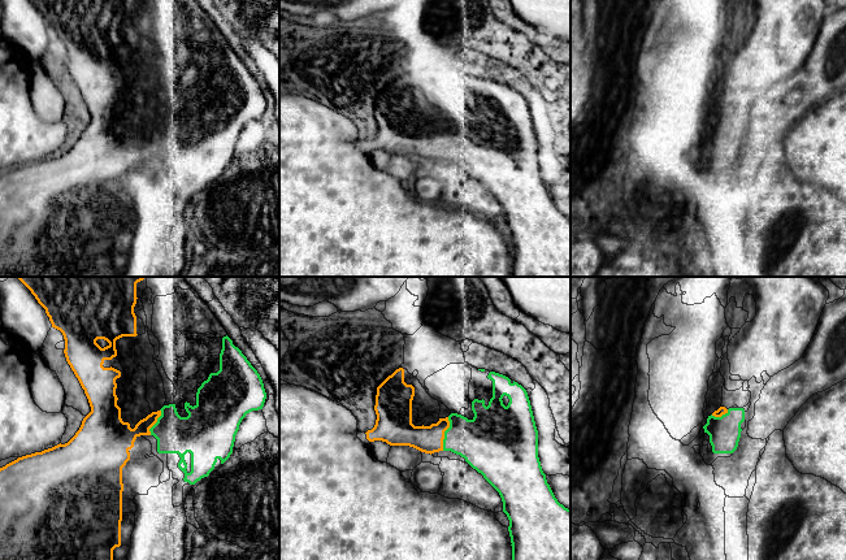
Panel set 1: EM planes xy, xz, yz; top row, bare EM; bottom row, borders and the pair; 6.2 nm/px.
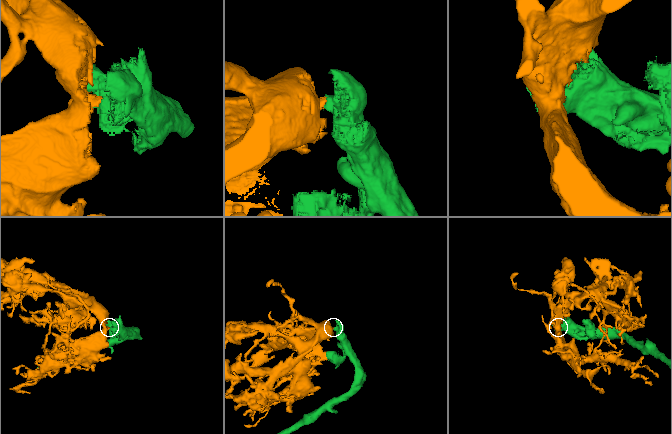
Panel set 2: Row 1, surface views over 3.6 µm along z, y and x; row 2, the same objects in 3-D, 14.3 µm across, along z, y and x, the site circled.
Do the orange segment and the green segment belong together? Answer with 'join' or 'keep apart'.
join

